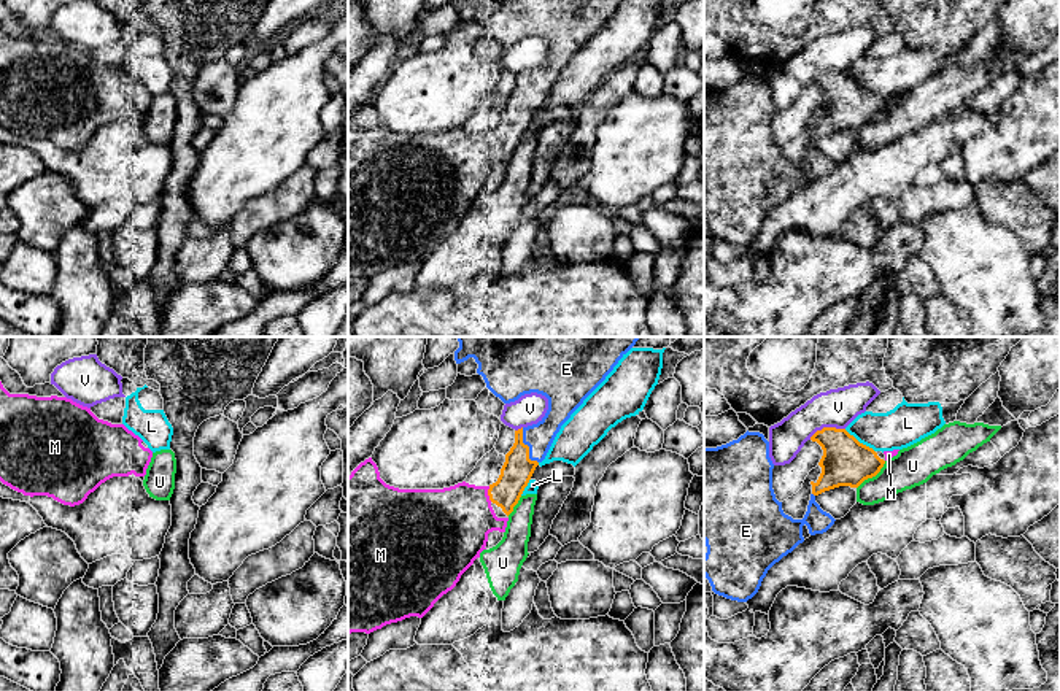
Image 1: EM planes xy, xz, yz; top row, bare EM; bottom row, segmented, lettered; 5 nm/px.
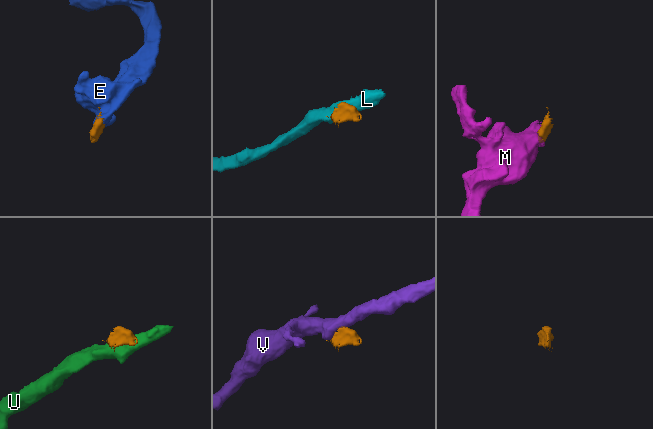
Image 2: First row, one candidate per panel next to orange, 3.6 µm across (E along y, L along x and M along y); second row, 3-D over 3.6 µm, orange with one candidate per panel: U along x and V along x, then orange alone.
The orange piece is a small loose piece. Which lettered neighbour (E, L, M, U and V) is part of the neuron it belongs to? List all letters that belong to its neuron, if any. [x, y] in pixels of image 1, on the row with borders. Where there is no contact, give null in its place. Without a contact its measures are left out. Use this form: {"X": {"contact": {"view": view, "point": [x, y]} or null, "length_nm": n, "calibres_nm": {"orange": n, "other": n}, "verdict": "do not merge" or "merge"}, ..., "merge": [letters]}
{"E": {"contact": {"view": "xz", "point": [528, 447]}, "length_nm": 200, "calibres_nm": {"orange": 160, "other": 140}, "verdict": "merge"}, "L": {"contact": {"view": "yz", "point": [858, 442]}, "length_nm": 200, "calibres_nm": {"orange": 240, "other": 200}, "verdict": "do not merge"}, "M": {"contact": {"view": "xz", "point": [488, 494]}, "length_nm": 80, "calibres_nm": {"orange": 160, "other": 400}, "verdict": "merge"}, "U": {"contact": {"view": "yz", "point": [873, 475]}, "length_nm": 200, "calibres_nm": {"orange": 240, "other": 200}, "verdict": "do not merge"}, "V": {"contact": {"view": "yz", "point": [827, 428]}, "length_nm": 190, "calibres_nm": {"orange": 240, "other": 190}, "verdict": "do not merge"}, "merge": ["E", "M"]}

